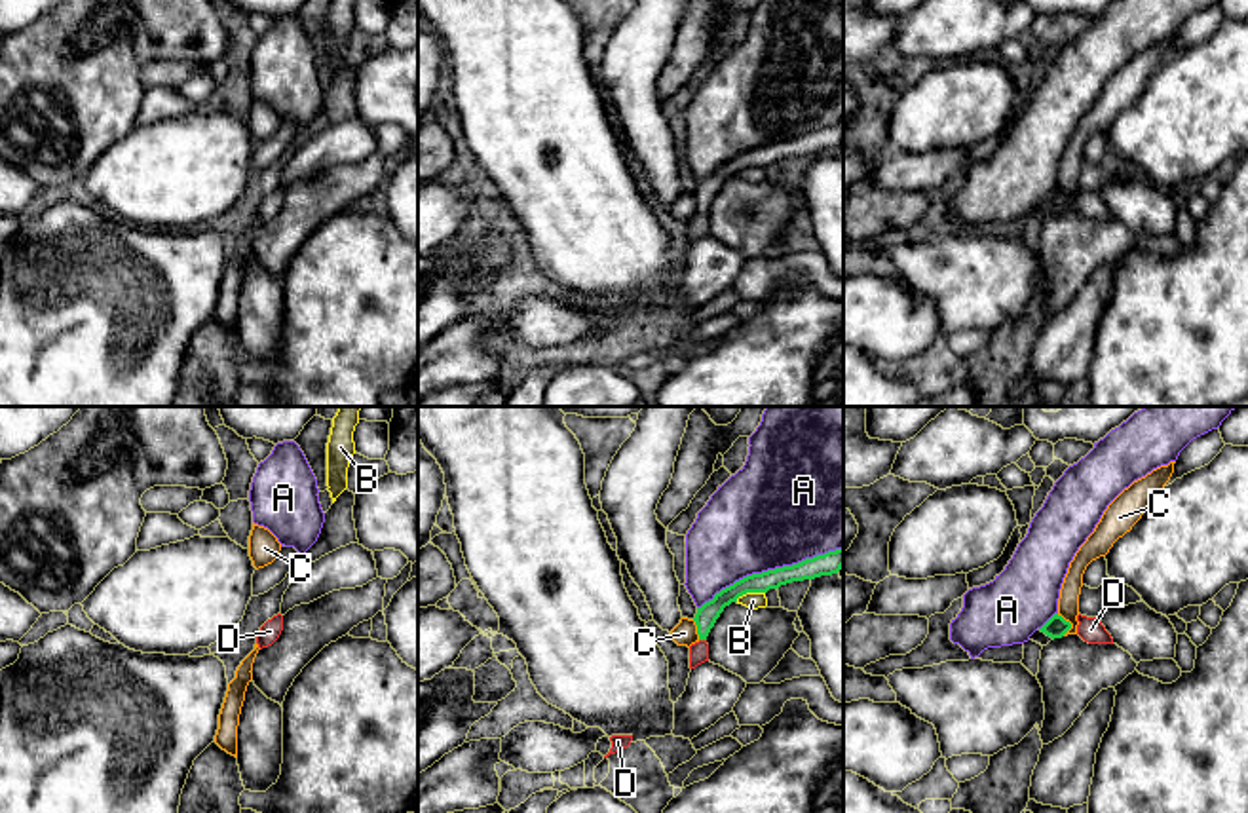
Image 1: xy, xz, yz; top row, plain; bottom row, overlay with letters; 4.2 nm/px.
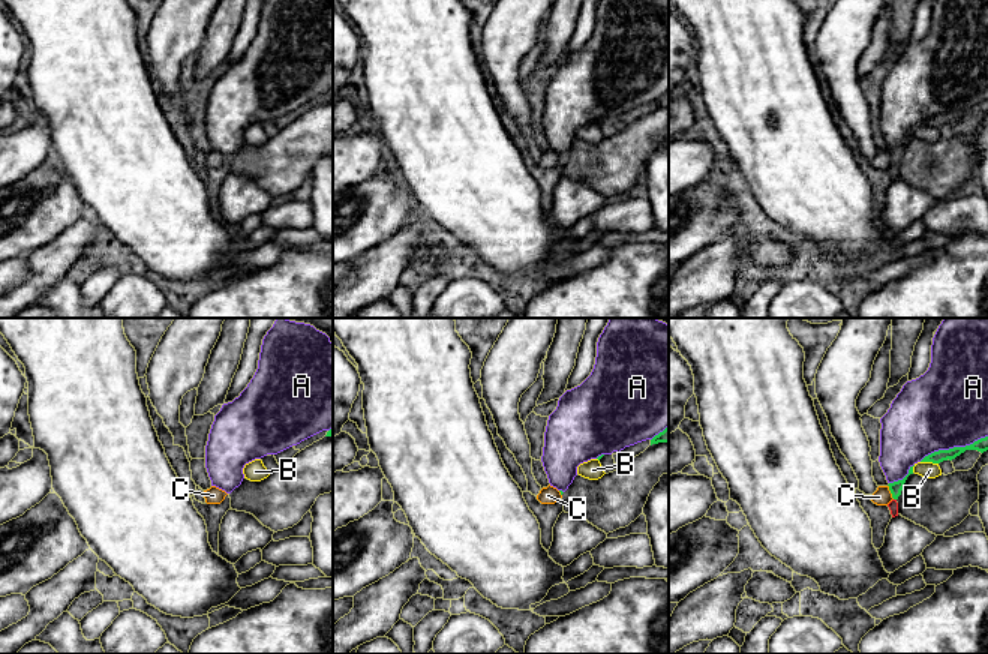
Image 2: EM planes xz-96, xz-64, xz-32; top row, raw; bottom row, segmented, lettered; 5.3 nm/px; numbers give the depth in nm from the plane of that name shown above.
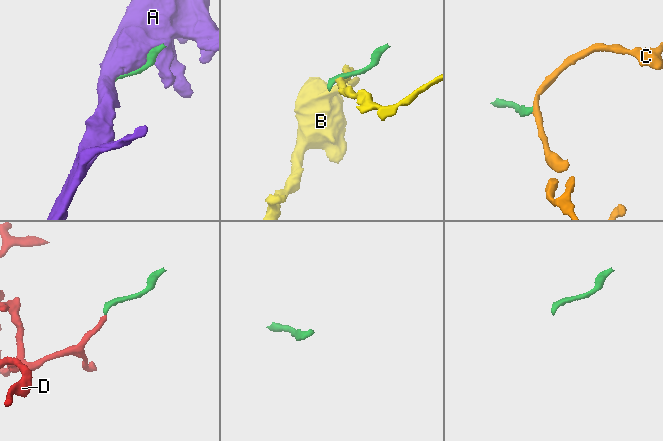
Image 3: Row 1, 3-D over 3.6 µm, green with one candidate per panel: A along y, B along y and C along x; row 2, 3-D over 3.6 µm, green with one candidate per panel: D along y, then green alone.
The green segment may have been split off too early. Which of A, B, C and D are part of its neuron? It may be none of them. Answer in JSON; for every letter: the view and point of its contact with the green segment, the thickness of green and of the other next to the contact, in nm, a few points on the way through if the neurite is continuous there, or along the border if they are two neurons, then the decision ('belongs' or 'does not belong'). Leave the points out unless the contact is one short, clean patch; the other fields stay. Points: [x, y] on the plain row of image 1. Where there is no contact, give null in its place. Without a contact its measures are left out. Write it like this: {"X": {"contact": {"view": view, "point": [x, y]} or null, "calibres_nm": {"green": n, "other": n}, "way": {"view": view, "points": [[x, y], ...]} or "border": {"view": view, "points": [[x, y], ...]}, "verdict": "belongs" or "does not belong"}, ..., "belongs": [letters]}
{"A": {"contact": {"view": "xz", "point": [770, 145]}, "calibres_nm": {"green": 100, "other": 460}, "verdict": "does not belong"}, "B": {"contact": {"view": "xz", "point": [749, 166]}, "calibres_nm": {"green": 90, "other": 70}, "border": {"view": "xz", "points": [[764, 166], [747, 166], [736, 175]]}, "verdict": "does not belong"}, "C": {"contact": {"view": "yz", "point": [1070, 198]}, "calibres_nm": {"green": 90, "other": 100}, "border": {"view": "yz", "points": [[1057, 189], [1070, 198], [1064, 209]]}, "verdict": "does not belong"}, "D": {"contact": {"view": "xz", "point": [703, 213]}, "calibres_nm": {"green": 90, "other": 80}, "way": {"view": "xz", "points": [[705, 192], [703, 213], [699, 225]]}, "verdict": "belongs"}, "belongs": ["D"]}

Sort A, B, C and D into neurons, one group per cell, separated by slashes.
A / B / C / D

